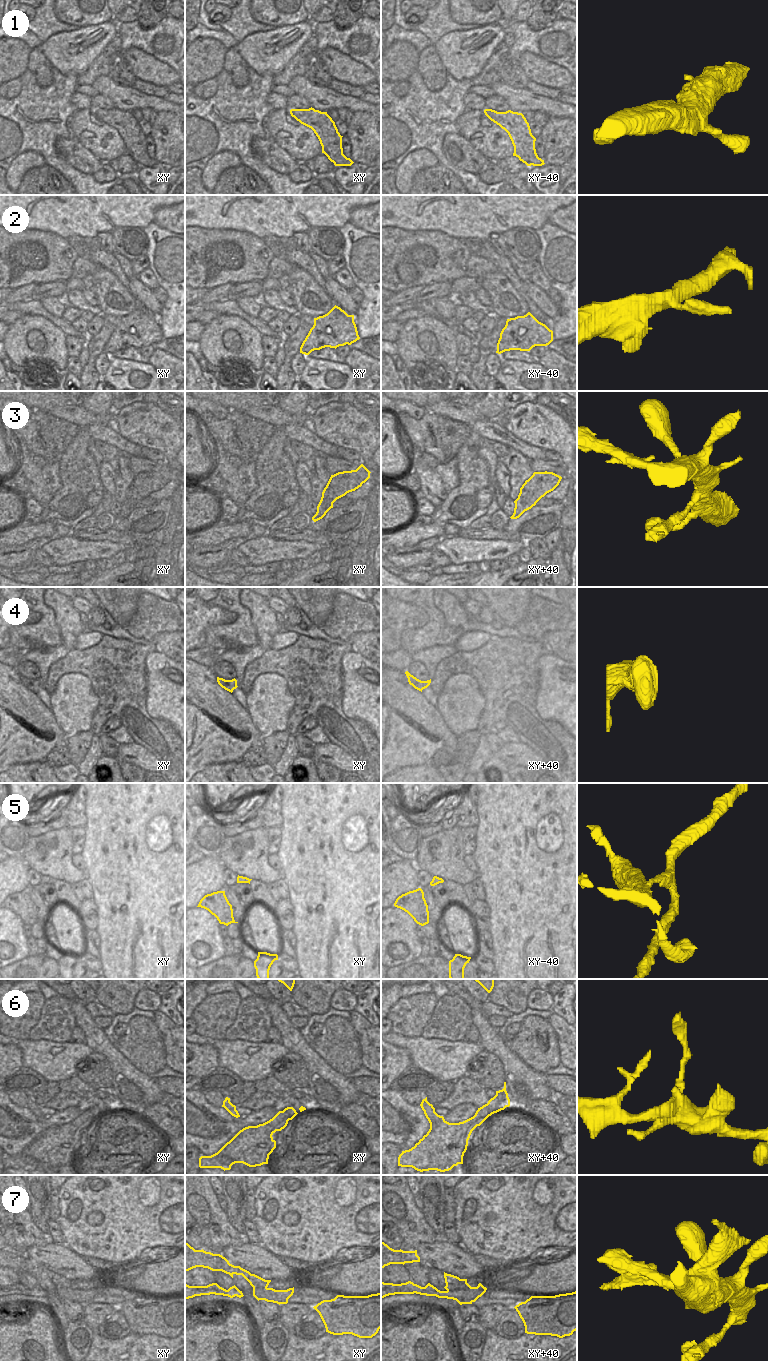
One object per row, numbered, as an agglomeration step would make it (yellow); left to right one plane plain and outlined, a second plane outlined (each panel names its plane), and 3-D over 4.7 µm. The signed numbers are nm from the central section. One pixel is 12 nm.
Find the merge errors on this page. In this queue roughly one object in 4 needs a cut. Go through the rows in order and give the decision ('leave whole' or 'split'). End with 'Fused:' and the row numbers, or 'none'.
1: leave whole
2: leave whole
3: leave whole
4: leave whole
5: split
6: leave whole
7: split
Fused: 5, 7

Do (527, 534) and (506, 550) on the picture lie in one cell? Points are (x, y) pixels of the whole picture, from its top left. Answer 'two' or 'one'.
two

